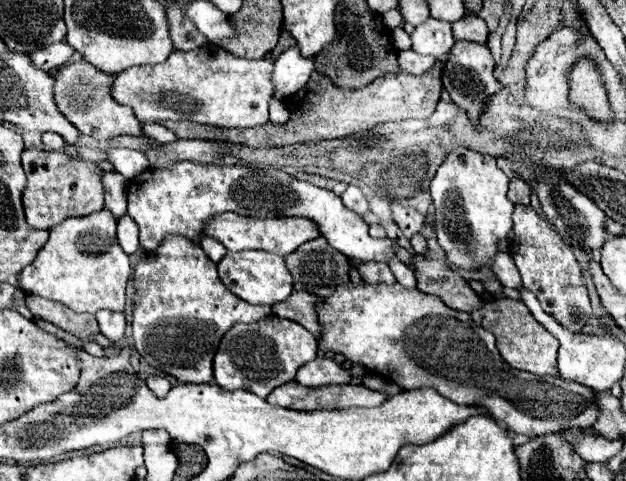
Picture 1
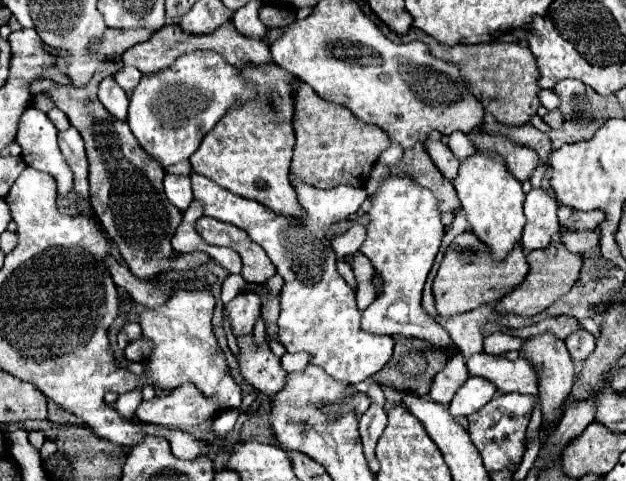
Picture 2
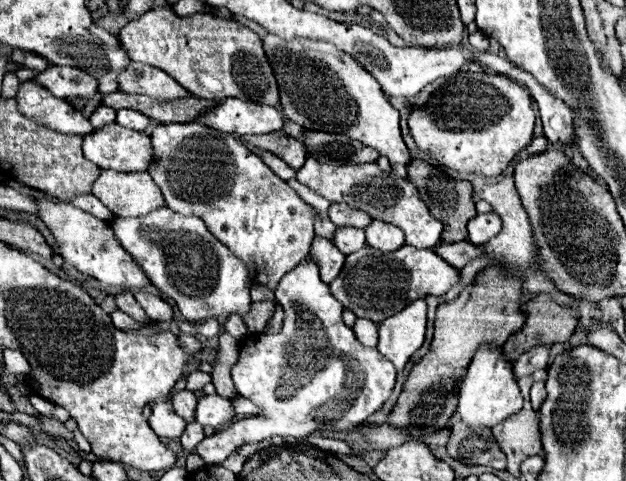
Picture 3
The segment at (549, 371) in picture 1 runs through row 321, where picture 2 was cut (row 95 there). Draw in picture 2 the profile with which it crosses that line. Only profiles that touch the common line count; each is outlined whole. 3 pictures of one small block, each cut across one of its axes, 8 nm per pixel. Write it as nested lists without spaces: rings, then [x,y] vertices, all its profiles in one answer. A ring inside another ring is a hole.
[[[440,42],[430,44],[430,52],[440,58],[456,64],[464,80],[470,82],[472,94],[484,104],[484,110],[490,112],[500,124],[518,126],[526,124],[532,114],[538,110],[538,68],[530,48],[514,42],[488,42],[488,44],[458,44],[446,46]]]

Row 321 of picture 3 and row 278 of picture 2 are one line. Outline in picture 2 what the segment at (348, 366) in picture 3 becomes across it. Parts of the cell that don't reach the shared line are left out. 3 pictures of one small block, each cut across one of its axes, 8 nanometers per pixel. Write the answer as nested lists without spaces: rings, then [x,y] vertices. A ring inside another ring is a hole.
[[[190,174],[190,178],[194,200],[202,202],[204,216],[234,224],[248,232],[248,236],[264,248],[278,274],[284,278],[280,294],[282,310],[278,318],[278,336],[284,348],[288,352],[310,352],[316,358],[316,366],[324,368],[324,372],[338,382],[356,384],[380,372],[392,358],[394,340],[392,336],[360,332],[362,312],[356,308],[356,294],[338,274],[336,254],[330,242],[324,240],[324,232],[330,228],[330,224],[336,220],[346,220],[350,214],[358,212],[362,202],[368,198],[366,188],[336,186],[330,190],[320,190],[290,176],[298,202],[310,216],[306,220],[296,220],[276,216],[260,202],[236,196],[200,174]]]

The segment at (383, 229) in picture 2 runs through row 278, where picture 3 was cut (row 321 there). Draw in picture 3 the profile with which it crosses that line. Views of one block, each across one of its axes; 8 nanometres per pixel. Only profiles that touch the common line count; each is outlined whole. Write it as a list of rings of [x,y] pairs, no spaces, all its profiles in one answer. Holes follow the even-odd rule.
[[[420,298],[402,312],[378,324],[378,350],[396,370],[402,370],[410,356],[422,346],[426,334],[426,302]]]

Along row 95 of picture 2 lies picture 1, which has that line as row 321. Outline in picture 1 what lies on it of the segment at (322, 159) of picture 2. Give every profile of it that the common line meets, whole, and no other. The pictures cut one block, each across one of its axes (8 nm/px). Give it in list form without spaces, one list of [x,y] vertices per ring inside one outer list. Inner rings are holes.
[[[294,290],[292,296],[288,300],[284,300],[284,304],[274,304],[272,306],[272,314],[276,314],[278,318],[288,318],[292,322],[298,322],[304,328],[308,328],[308,332],[318,336],[316,302],[320,302],[320,300],[322,298],[318,298],[314,294]]]

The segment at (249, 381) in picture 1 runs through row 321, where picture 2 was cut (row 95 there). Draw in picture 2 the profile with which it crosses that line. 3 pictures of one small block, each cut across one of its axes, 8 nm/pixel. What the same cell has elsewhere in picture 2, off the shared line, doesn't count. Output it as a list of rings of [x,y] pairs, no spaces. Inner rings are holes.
[[[246,68],[242,76],[252,82],[260,94],[256,100],[242,104],[240,108],[228,110],[226,116],[216,124],[214,132],[204,136],[200,148],[190,158],[196,174],[208,176],[212,182],[228,188],[230,192],[258,200],[272,212],[288,218],[304,218],[294,188],[288,182],[294,130],[292,130],[292,80],[294,76],[282,68]]]

